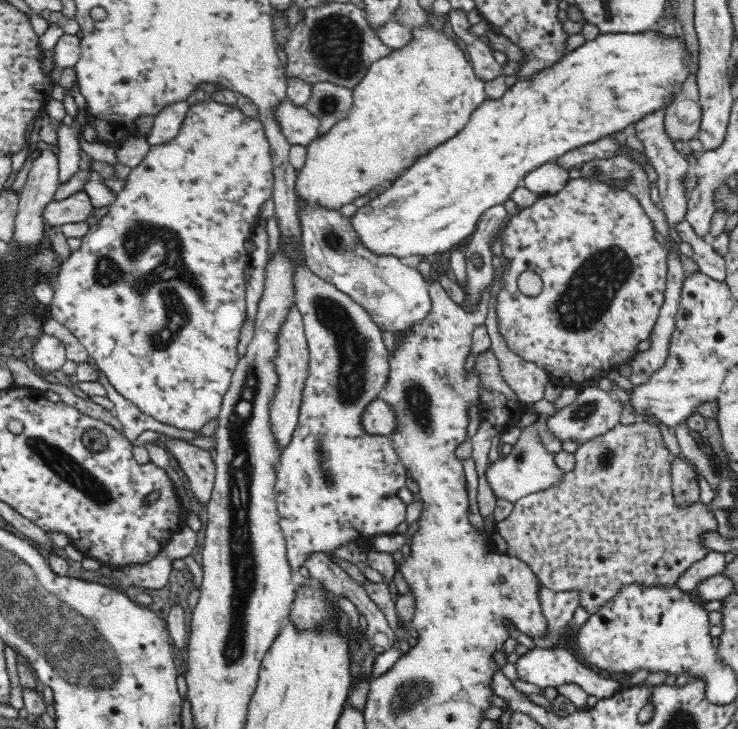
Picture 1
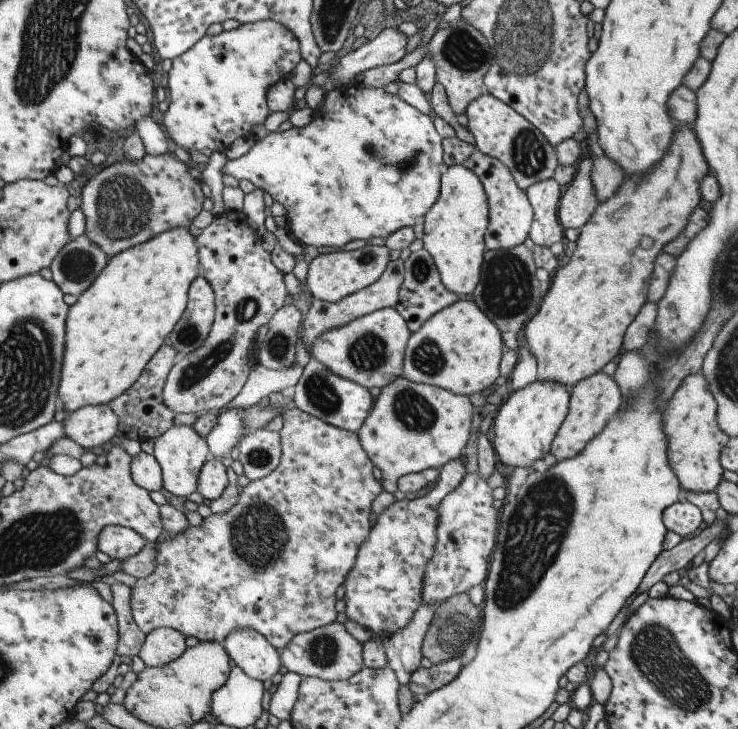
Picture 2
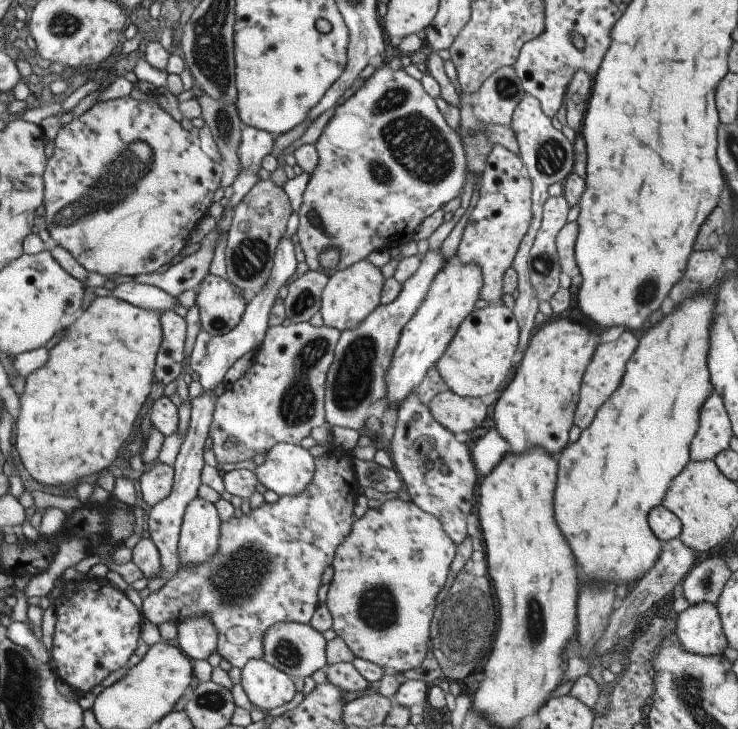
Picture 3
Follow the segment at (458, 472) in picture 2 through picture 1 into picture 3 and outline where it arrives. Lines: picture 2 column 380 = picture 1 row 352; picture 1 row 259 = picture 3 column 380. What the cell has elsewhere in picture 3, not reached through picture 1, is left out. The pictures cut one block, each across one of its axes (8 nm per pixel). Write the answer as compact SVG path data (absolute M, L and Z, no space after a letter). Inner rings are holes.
M387 497L382 506L378 508L369 508L369 510L360 518L355 519L351 526L351 532L346 536L341 546L338 546L333 564L334 576L328 588L328 598L326 606L334 619L332 629L339 638L344 640L344 643L350 648L350 651L360 659L372 662L380 666L387 672L403 672L416 668L425 660L427 651L429 650L430 626L433 620L434 610L437 610L436 596L440 594L448 580L448 572L450 572L450 565L452 564L457 545L450 539L450 536L442 529L441 523L429 513L423 512L416 504L406 502L406 500L392 499Z

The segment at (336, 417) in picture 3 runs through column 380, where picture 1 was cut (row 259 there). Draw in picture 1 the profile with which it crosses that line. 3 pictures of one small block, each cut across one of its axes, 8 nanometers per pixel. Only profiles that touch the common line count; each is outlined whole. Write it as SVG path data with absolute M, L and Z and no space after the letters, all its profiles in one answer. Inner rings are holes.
M300 206L299 208L299 223L301 226L301 248L302 255L305 260L306 267L313 273L316 274L319 278L324 279L326 282L333 284L338 290L342 291L344 294L350 296L350 298L354 299L360 306L366 309L366 312L370 314L372 317L372 321L380 327L381 331L392 331L392 335L402 336L407 330L413 328L414 325L421 323L421 320L427 317L427 314L431 309L431 298L429 297L429 287L431 283L426 281L420 272L414 268L410 268L410 266L404 266L400 259L396 256L392 256L390 254L376 254L373 256L373 252L370 252L367 248L364 248L359 242L359 238L357 238L357 234L354 232L352 228L350 219L344 215L340 210L327 210L326 208L311 208L311 206Z

